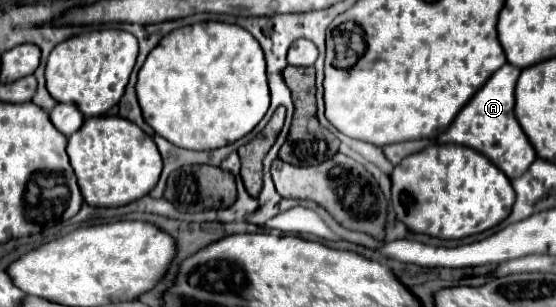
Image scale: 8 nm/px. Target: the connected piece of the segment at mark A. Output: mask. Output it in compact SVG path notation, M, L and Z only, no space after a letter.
M502 65L470 99L470 103L456 115L452 125L438 137L438 143L456 143L476 149L478 153L486 155L494 165L498 165L498 169L502 169L506 177L520 177L530 167L530 161L536 159L536 153L514 117L514 87L518 75L520 71L514 65Z

